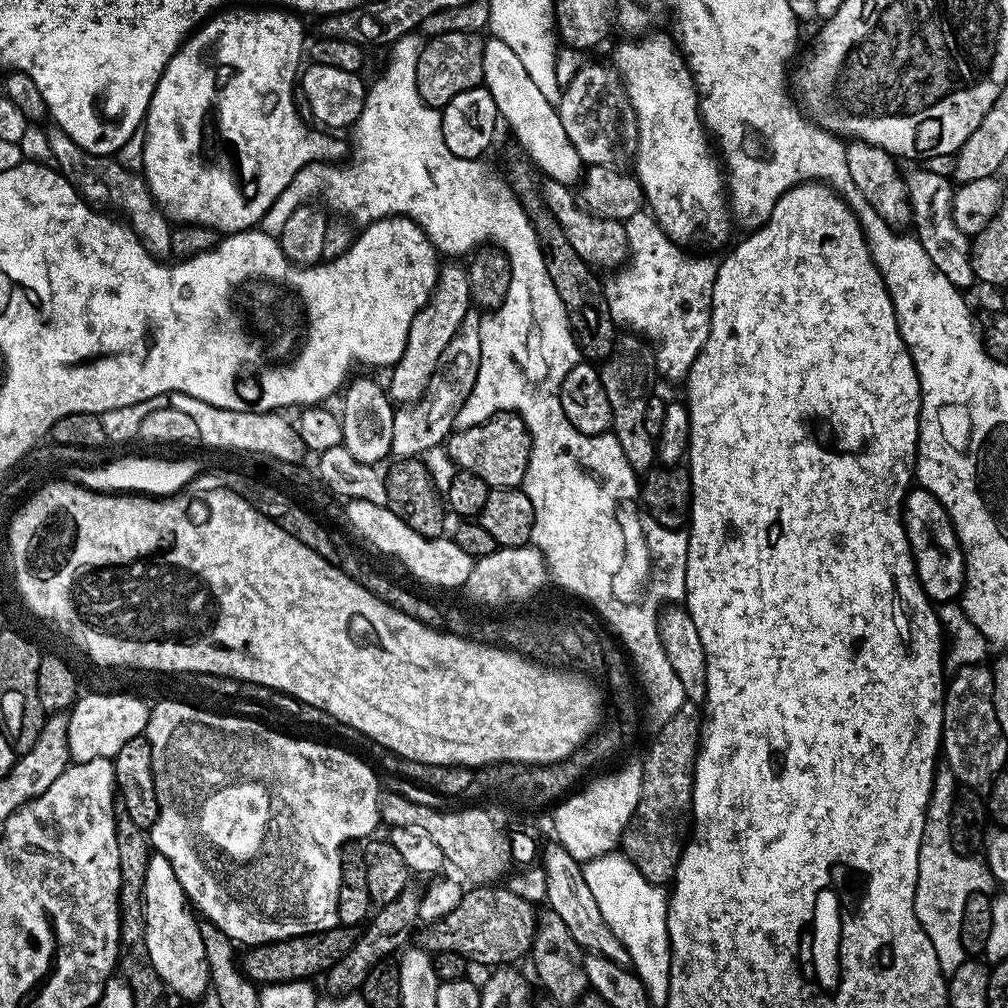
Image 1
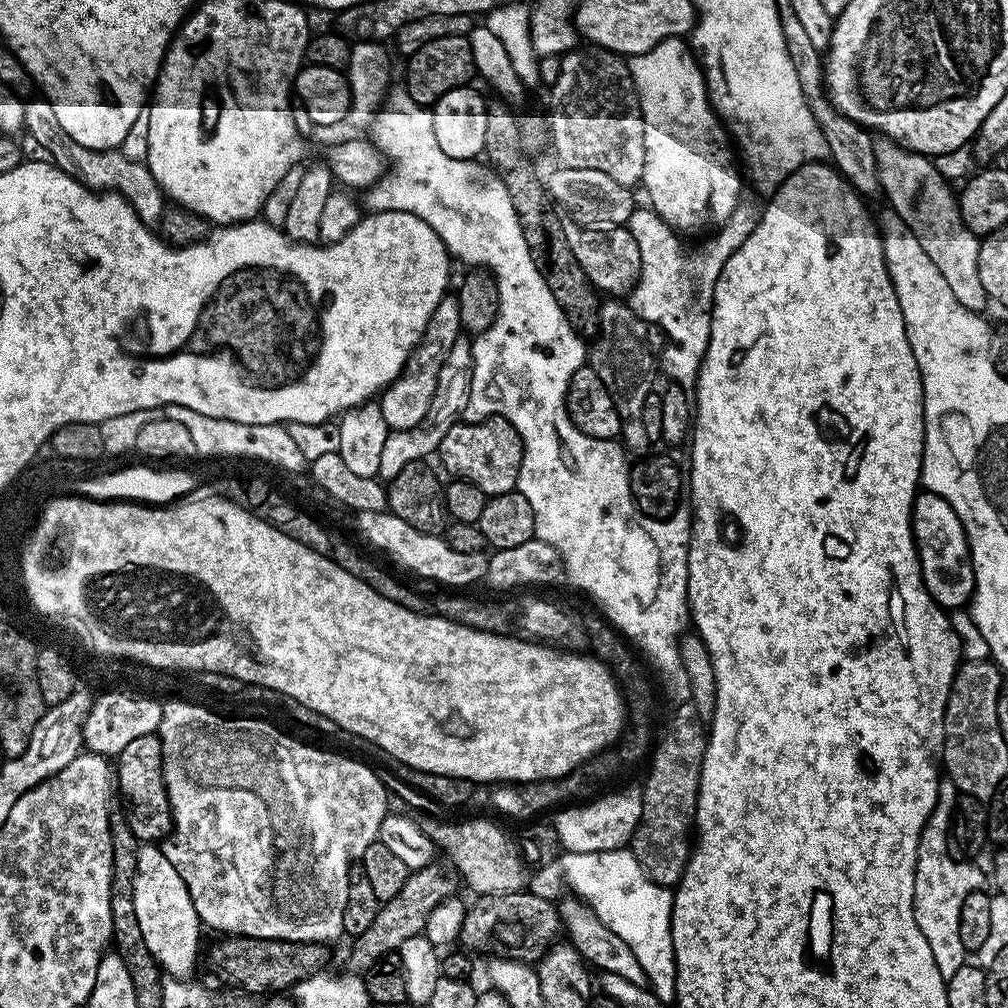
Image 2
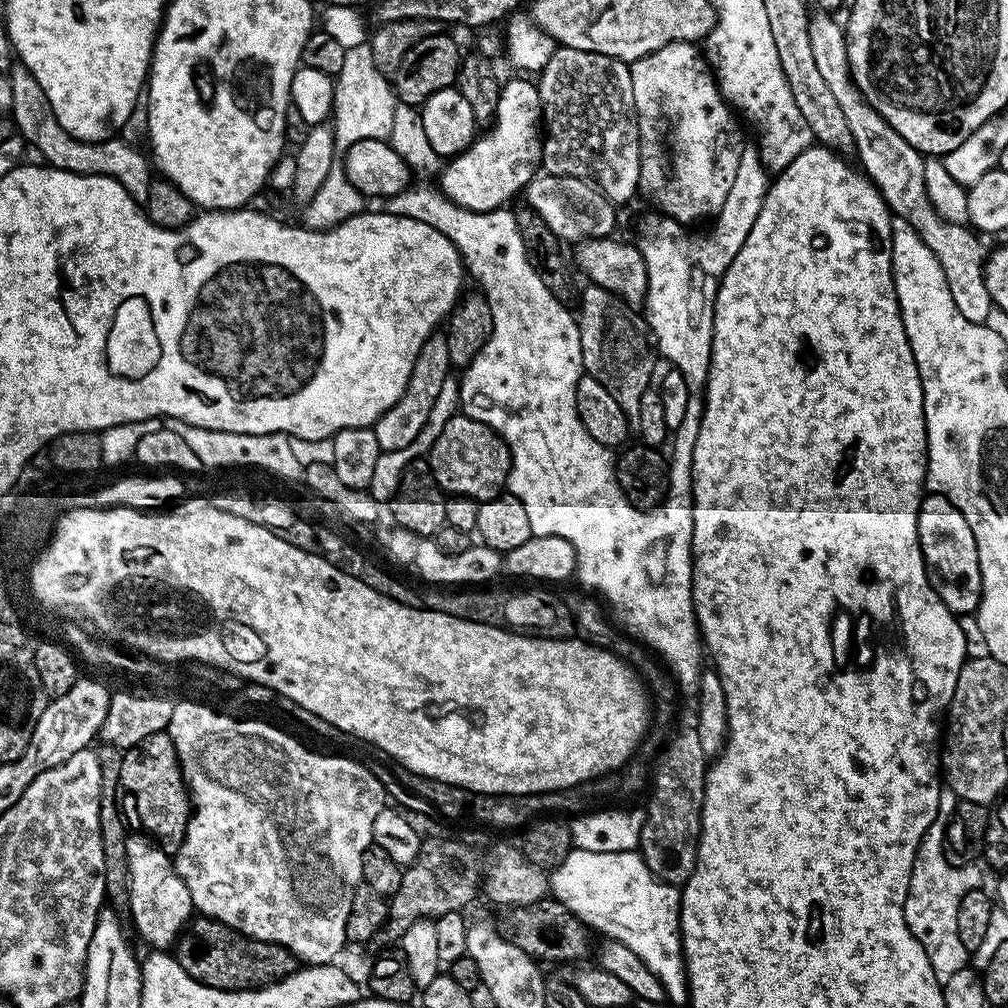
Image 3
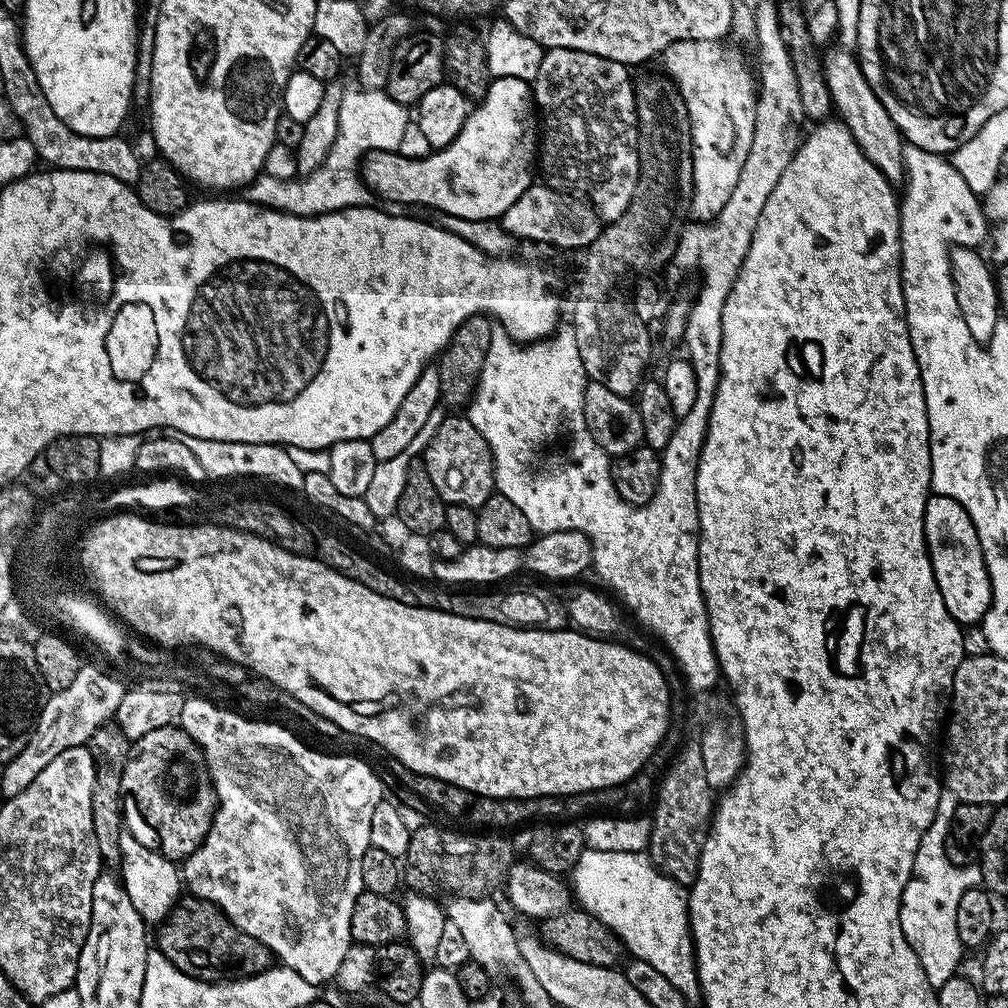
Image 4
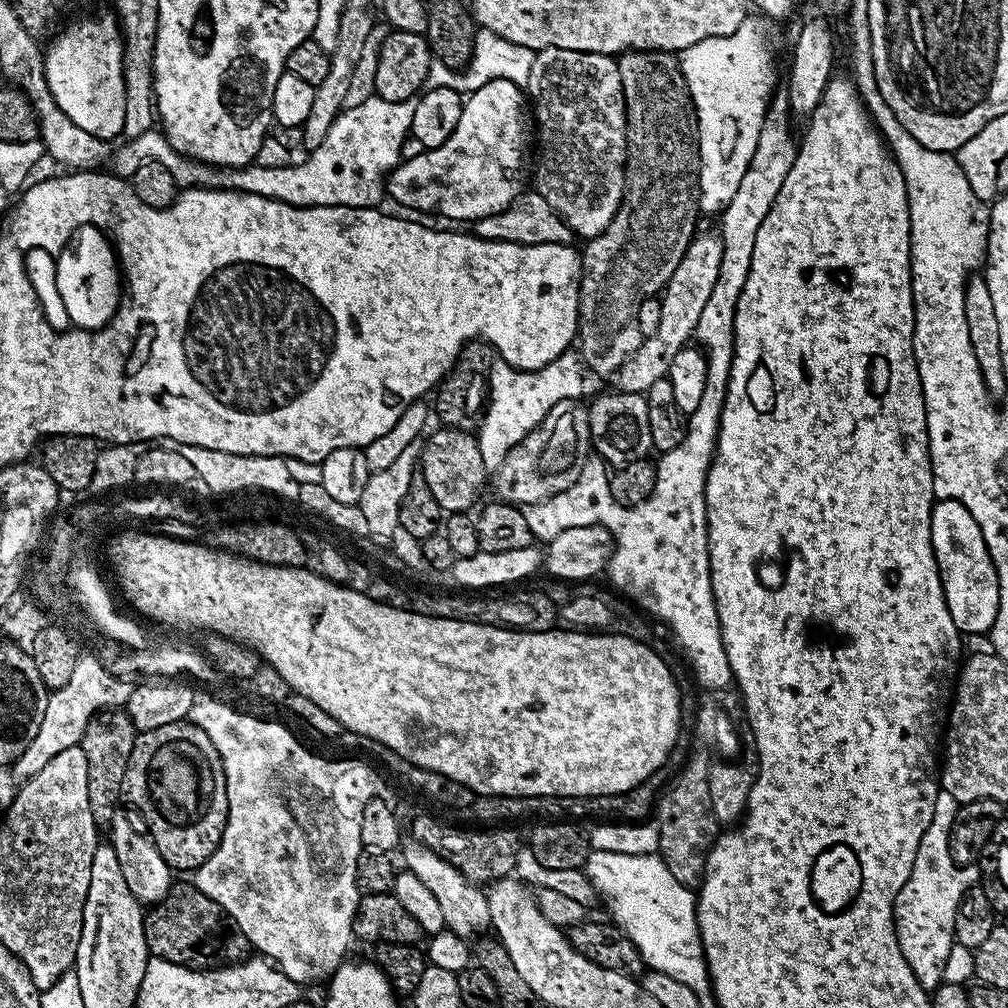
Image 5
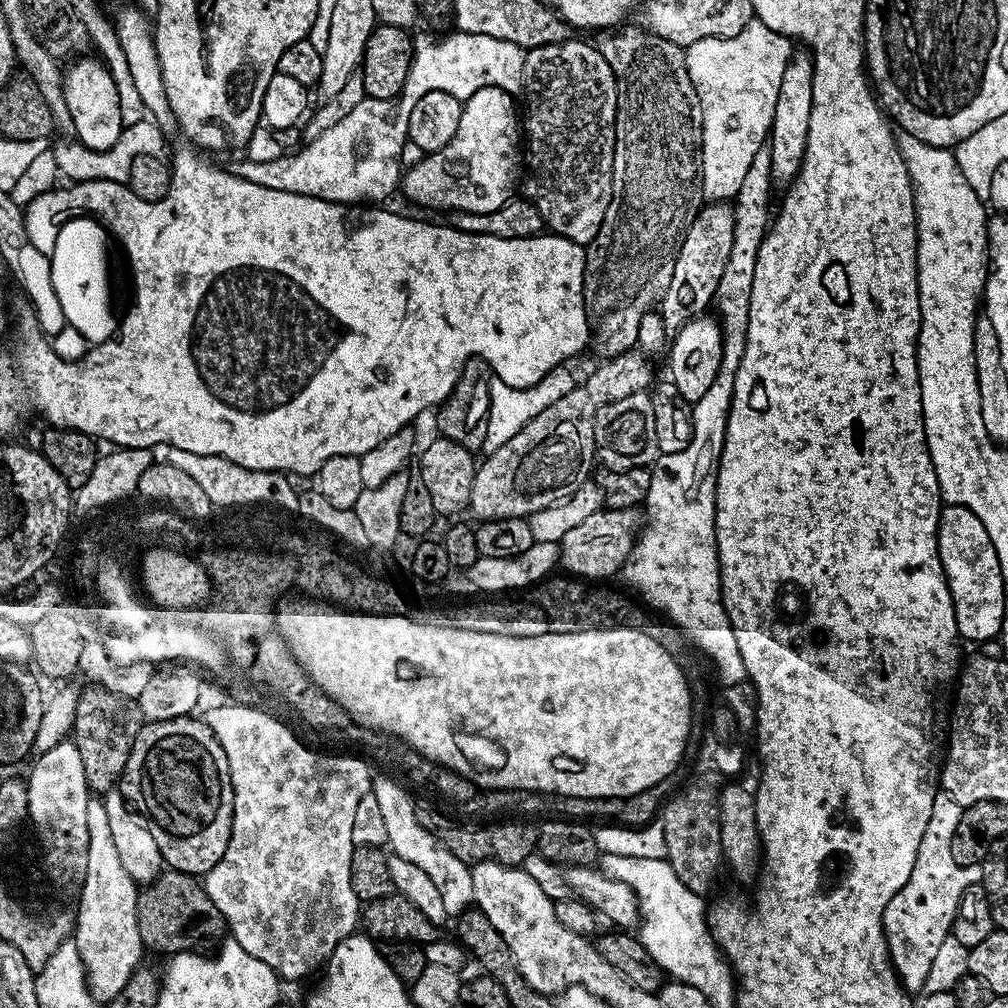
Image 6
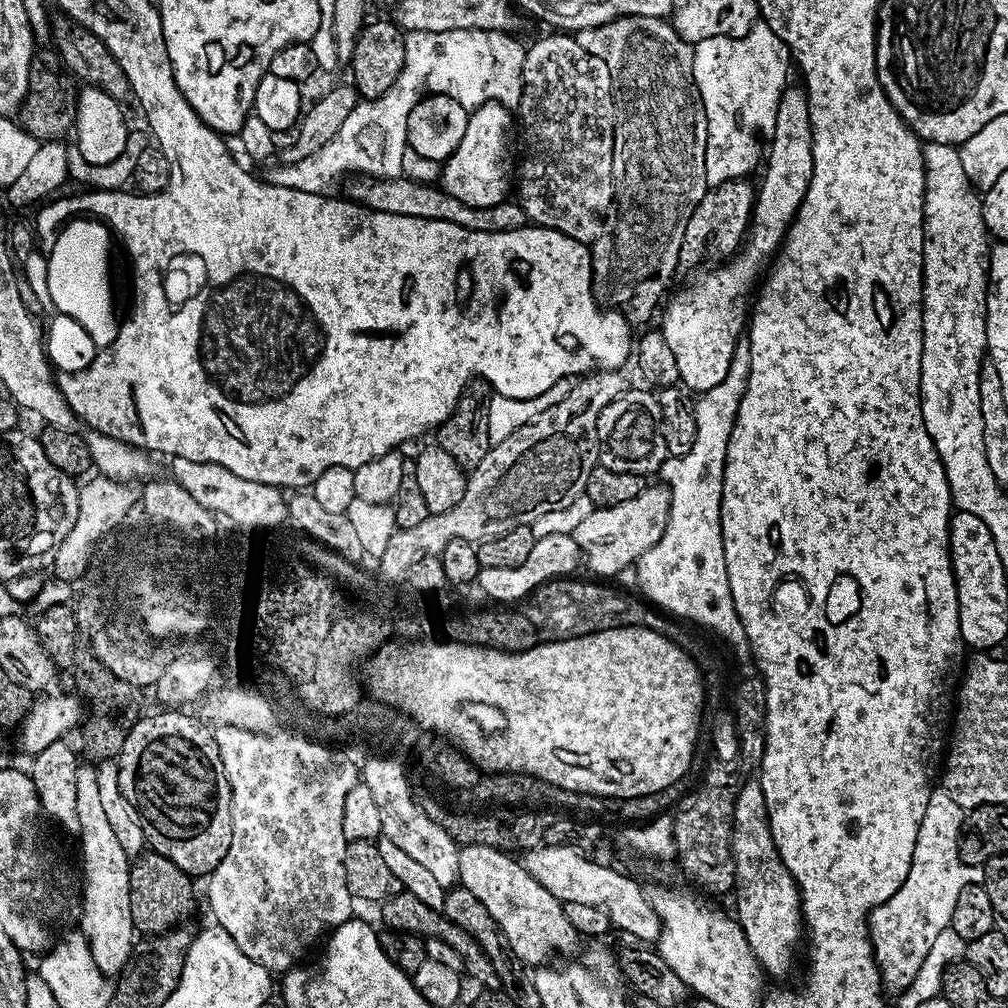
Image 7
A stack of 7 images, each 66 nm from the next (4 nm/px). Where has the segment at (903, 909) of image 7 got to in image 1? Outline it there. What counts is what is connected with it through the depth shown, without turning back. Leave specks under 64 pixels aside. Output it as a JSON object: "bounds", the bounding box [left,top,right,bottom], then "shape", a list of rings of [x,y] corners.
{"bounds":[914,766,994,974],"shape":[[[946,766],[937,767],[932,783],[932,797],[924,823],[924,837],[918,854],[918,882],[914,894],[914,910],[922,930],[930,932],[926,938],[934,938],[934,950],[938,950],[938,966],[941,972],[951,974],[962,966],[966,953],[960,935],[962,934],[962,910],[966,910],[966,898],[970,888],[975,892],[991,893],[994,881],[988,865],[972,854],[956,852],[950,842],[950,814],[954,806],[958,781],[956,775]]]}

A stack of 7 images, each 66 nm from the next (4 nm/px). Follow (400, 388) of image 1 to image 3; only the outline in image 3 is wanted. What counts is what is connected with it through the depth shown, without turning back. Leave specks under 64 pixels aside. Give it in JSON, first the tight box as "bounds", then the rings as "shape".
{"bounds":[374,335,452,452],"shape":[[[432,335],[418,350],[418,358],[414,358],[414,370],[410,370],[406,390],[402,390],[402,396],[381,414],[374,425],[381,452],[410,446],[410,442],[414,442],[414,438],[418,438],[422,426],[426,426],[426,418],[430,418],[430,410],[438,398],[438,393],[442,391],[442,382],[446,382],[452,367],[452,360],[448,357],[447,335]]]}

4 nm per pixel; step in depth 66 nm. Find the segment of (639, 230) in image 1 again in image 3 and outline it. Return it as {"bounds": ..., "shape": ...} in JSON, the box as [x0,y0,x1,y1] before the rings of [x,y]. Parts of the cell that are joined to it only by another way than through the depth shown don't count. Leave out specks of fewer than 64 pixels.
{"bounds":[636,155,769,430],"shape":[[[748,155],[740,157],[734,186],[730,186],[730,194],[726,194],[726,202],[714,218],[710,232],[691,236],[688,233],[691,231],[685,230],[672,217],[655,214],[643,220],[641,236],[636,240],[646,262],[648,276],[642,315],[651,335],[658,341],[659,355],[664,355],[686,382],[688,397],[684,428],[688,430],[699,428],[704,417],[704,388],[710,374],[720,277],[745,244],[768,193],[769,173],[755,155]]]}

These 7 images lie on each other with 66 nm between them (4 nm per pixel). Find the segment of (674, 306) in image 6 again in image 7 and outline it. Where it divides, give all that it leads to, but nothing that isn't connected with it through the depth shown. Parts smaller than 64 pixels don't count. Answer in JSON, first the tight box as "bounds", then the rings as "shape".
{"bounds":[681,178,757,269],"shape":[[[745,178],[711,185],[702,202],[694,206],[694,214],[690,214],[690,222],[686,222],[686,234],[682,234],[681,269],[699,269],[703,260],[720,262],[736,255],[745,243],[756,202],[757,189],[750,181]]]}

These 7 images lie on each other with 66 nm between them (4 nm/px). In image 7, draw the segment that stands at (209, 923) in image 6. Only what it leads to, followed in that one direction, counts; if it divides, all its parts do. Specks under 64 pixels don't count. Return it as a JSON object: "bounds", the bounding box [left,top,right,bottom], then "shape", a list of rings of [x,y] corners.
{"bounds":[130,850,196,937],"shape":[[[151,850],[145,851],[130,864],[130,918],[133,929],[145,937],[159,936],[177,927],[196,908],[193,877],[188,876],[170,858]]]}

